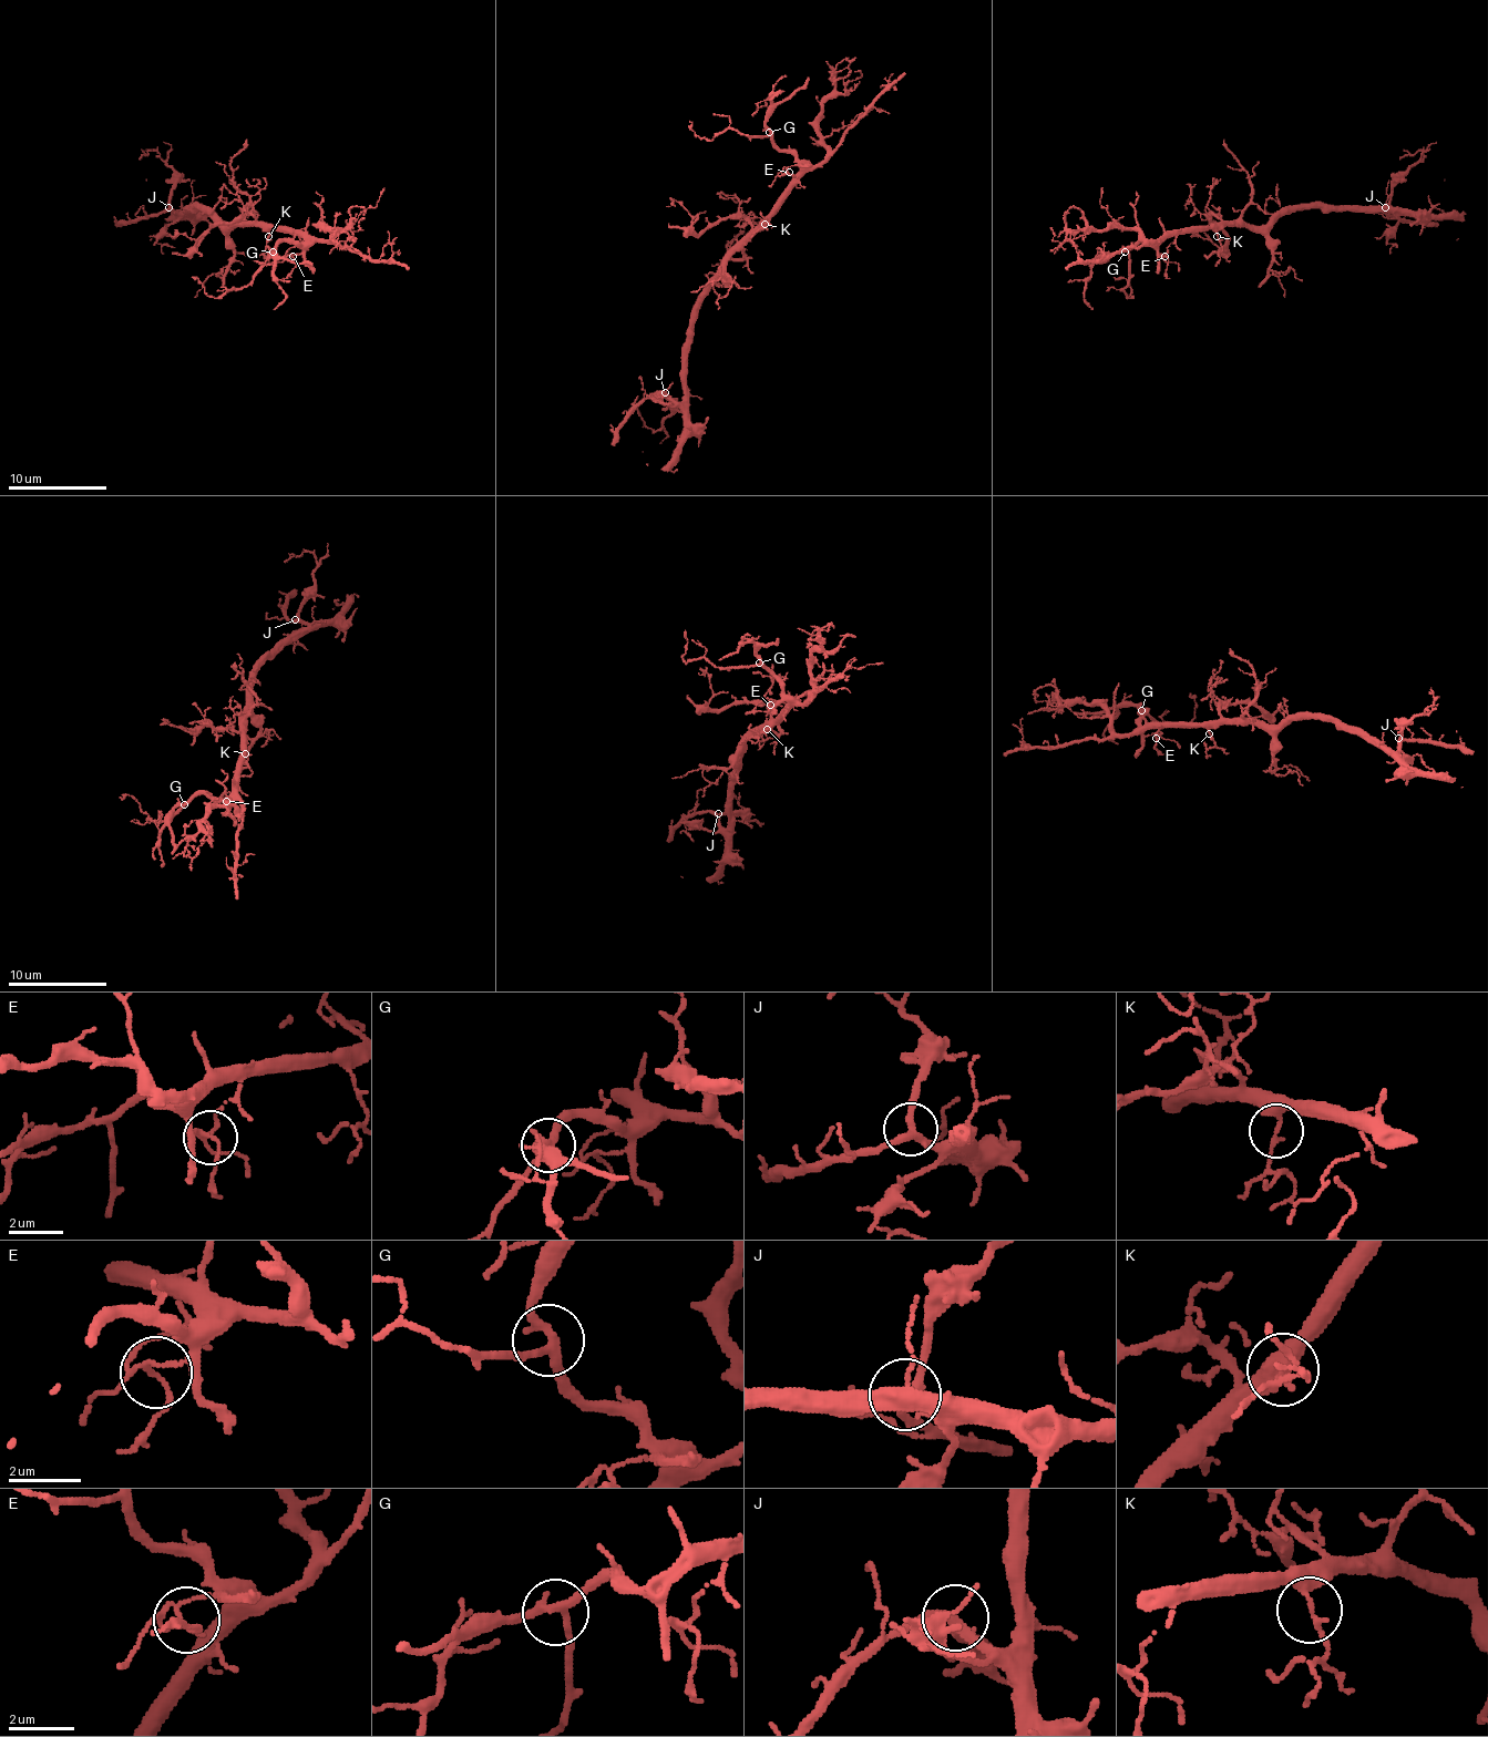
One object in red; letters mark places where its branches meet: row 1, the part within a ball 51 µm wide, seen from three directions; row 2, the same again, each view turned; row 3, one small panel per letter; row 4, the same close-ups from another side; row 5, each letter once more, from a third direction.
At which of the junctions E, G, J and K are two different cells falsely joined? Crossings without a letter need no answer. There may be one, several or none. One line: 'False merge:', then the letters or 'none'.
False merge: none

